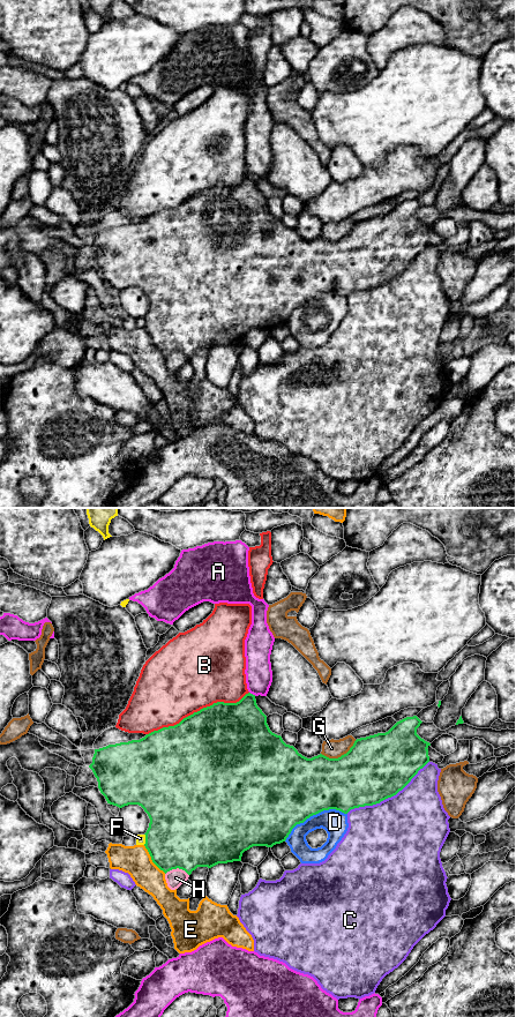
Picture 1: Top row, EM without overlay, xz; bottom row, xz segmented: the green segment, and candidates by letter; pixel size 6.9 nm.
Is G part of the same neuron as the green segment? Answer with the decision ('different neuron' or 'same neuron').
same neuron

